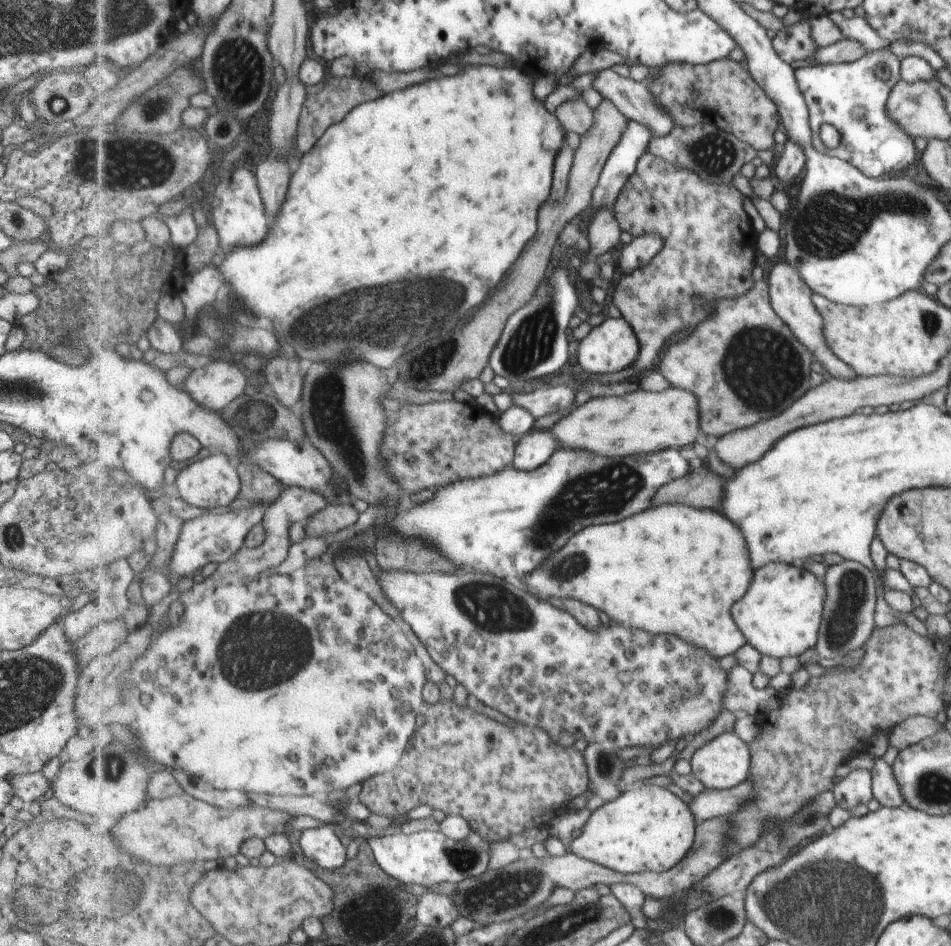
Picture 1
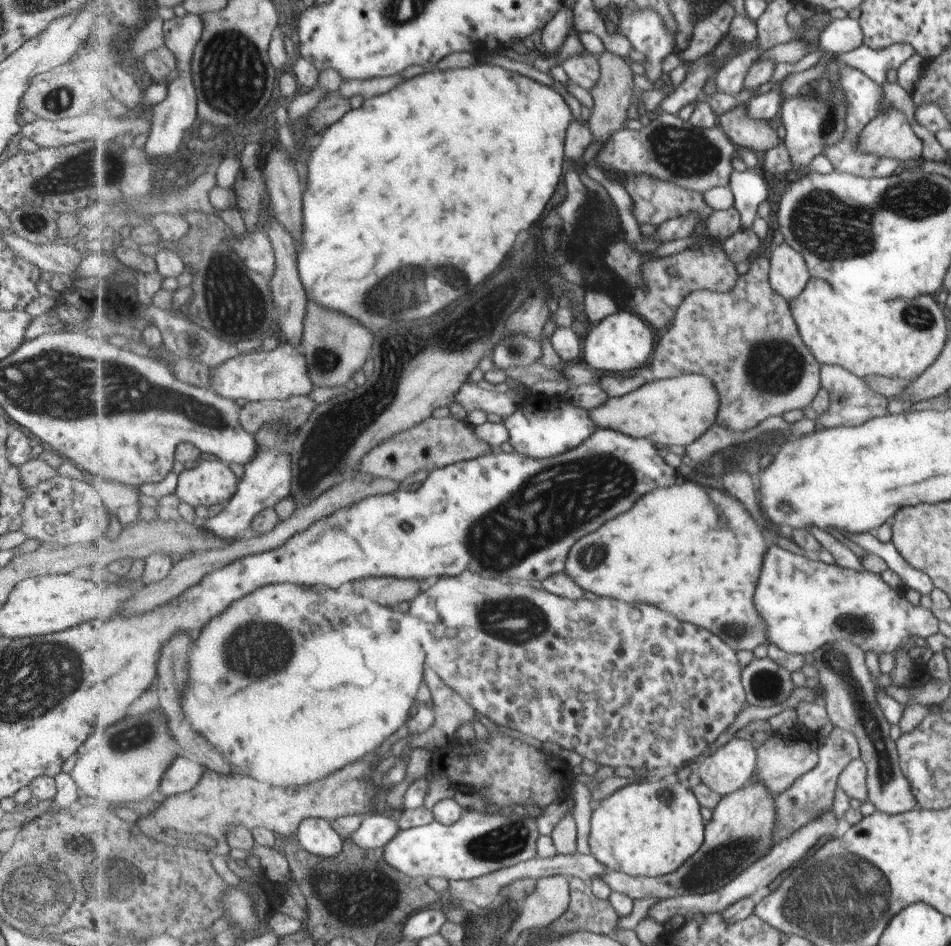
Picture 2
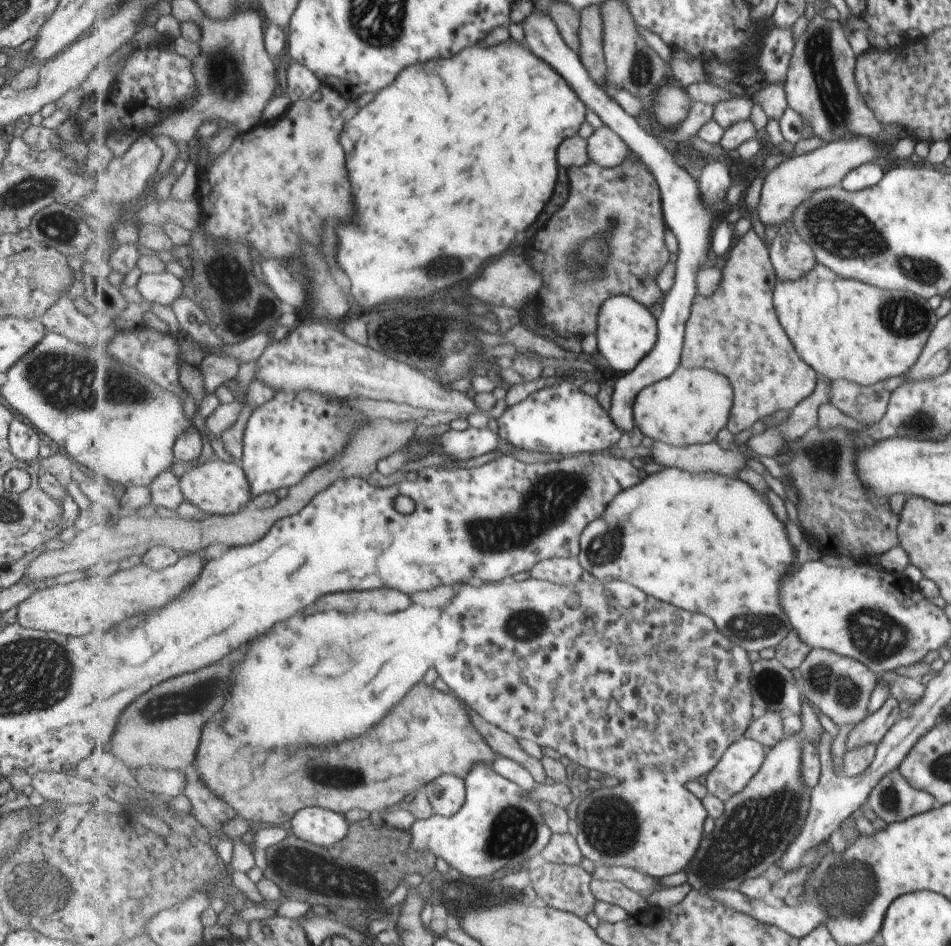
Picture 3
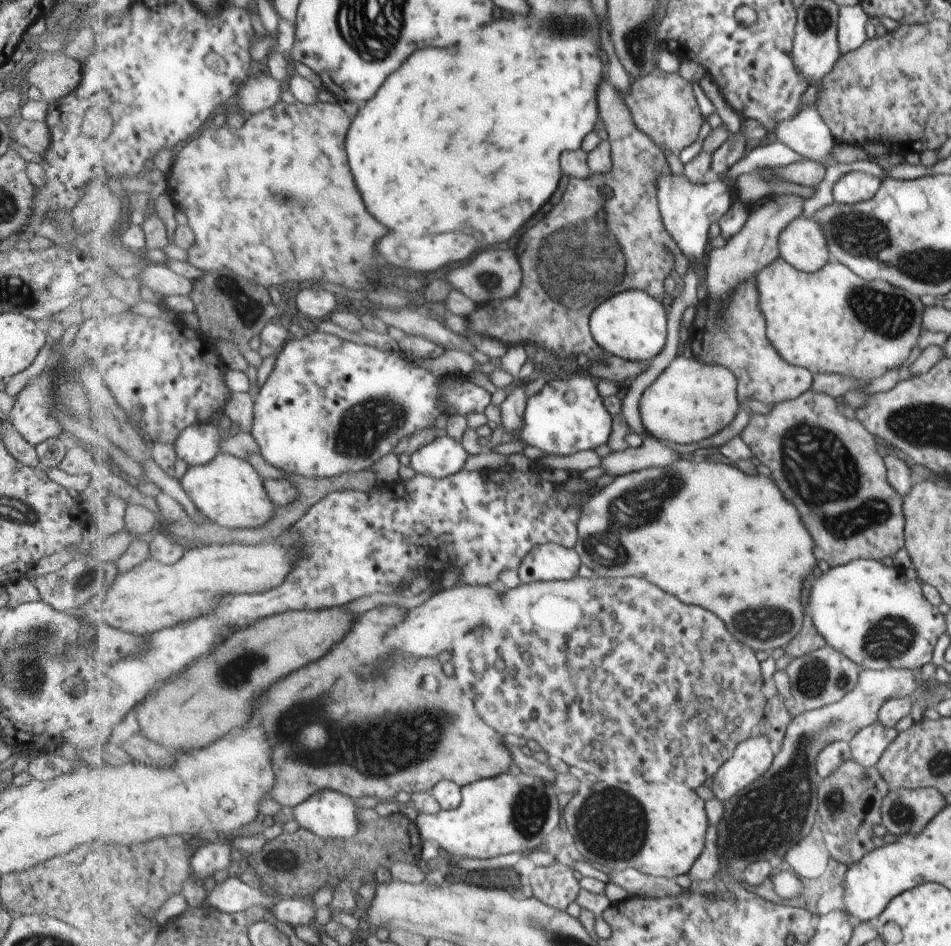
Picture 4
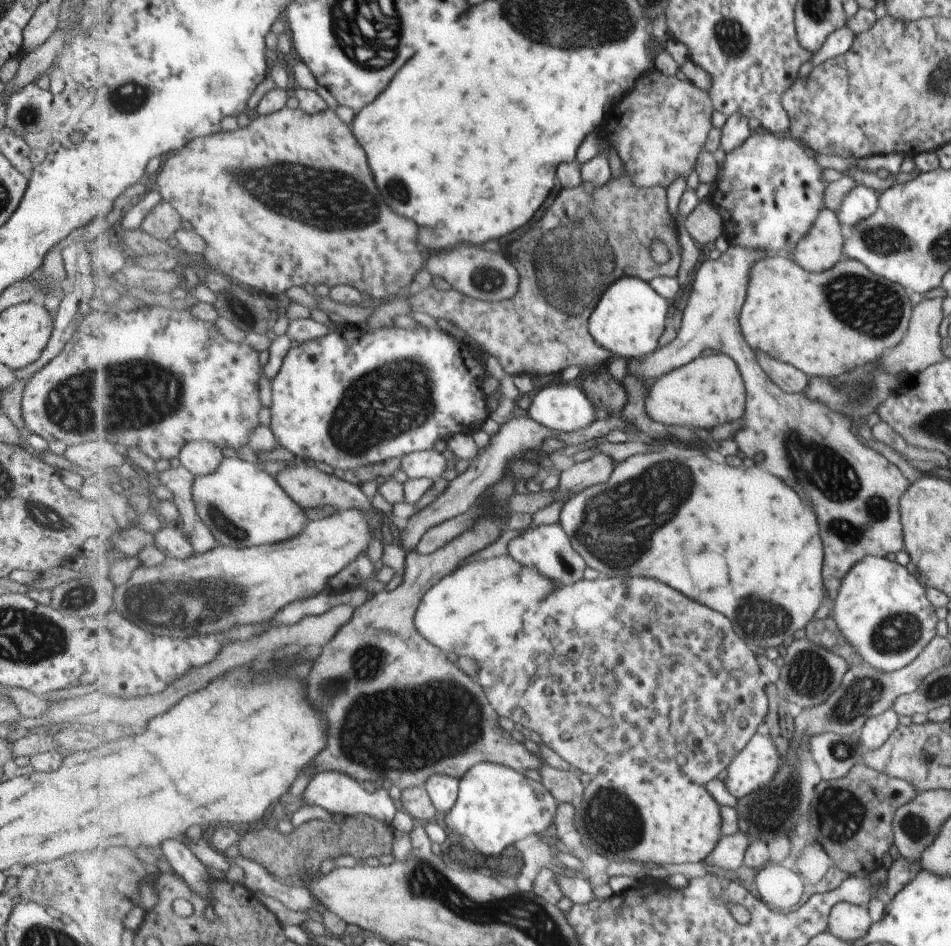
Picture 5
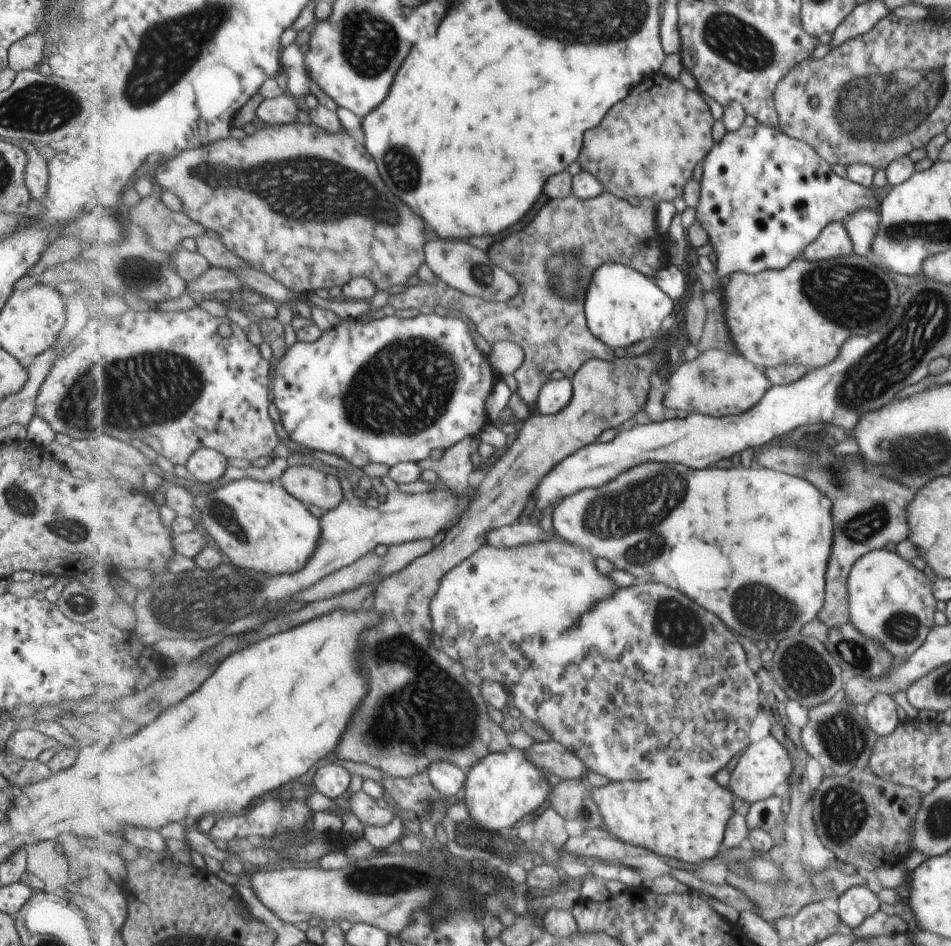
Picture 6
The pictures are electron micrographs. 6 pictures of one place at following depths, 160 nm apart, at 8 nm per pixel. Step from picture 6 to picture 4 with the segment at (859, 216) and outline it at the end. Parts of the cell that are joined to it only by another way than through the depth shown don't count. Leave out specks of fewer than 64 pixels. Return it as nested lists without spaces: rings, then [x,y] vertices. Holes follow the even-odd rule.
[[[852,171],[836,180],[832,188],[833,202],[852,205],[869,200],[878,191],[880,182],[875,176]]]

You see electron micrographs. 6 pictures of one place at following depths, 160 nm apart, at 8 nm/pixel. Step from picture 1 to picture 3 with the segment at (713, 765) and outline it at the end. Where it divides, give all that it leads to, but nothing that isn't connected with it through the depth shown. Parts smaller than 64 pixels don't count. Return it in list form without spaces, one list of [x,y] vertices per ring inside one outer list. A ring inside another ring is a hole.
[[[743,736],[728,749],[718,766],[707,776],[709,794],[727,802],[741,792],[759,772],[763,750],[755,739]]]

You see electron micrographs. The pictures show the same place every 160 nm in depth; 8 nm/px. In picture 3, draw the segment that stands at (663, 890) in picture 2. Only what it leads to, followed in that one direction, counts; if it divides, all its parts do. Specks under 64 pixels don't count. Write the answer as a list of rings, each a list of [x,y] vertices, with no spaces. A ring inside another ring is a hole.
[[[794,732],[770,747],[757,775],[737,795],[726,802],[725,814],[716,820],[715,830],[702,840],[699,852],[687,866],[688,884],[703,893],[707,888],[728,888],[730,894],[739,891],[741,885],[750,878],[759,877],[771,864],[783,856],[788,846],[801,830],[809,806],[809,788],[805,787],[800,773],[800,754],[803,735]]]

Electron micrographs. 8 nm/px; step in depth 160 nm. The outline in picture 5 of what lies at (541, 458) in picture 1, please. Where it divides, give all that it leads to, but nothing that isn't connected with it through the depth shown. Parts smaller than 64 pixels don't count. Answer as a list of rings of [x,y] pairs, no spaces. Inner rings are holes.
[[[578,381],[542,388],[526,413],[545,428],[563,432],[587,428],[598,418],[591,398]]]

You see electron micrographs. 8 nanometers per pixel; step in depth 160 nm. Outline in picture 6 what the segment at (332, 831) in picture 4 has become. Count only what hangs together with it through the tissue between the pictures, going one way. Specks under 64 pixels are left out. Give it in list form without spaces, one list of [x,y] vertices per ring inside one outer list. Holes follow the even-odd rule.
[[[332,762],[316,770],[313,777],[313,788],[324,796],[335,800],[349,790],[352,776],[343,764]]]

